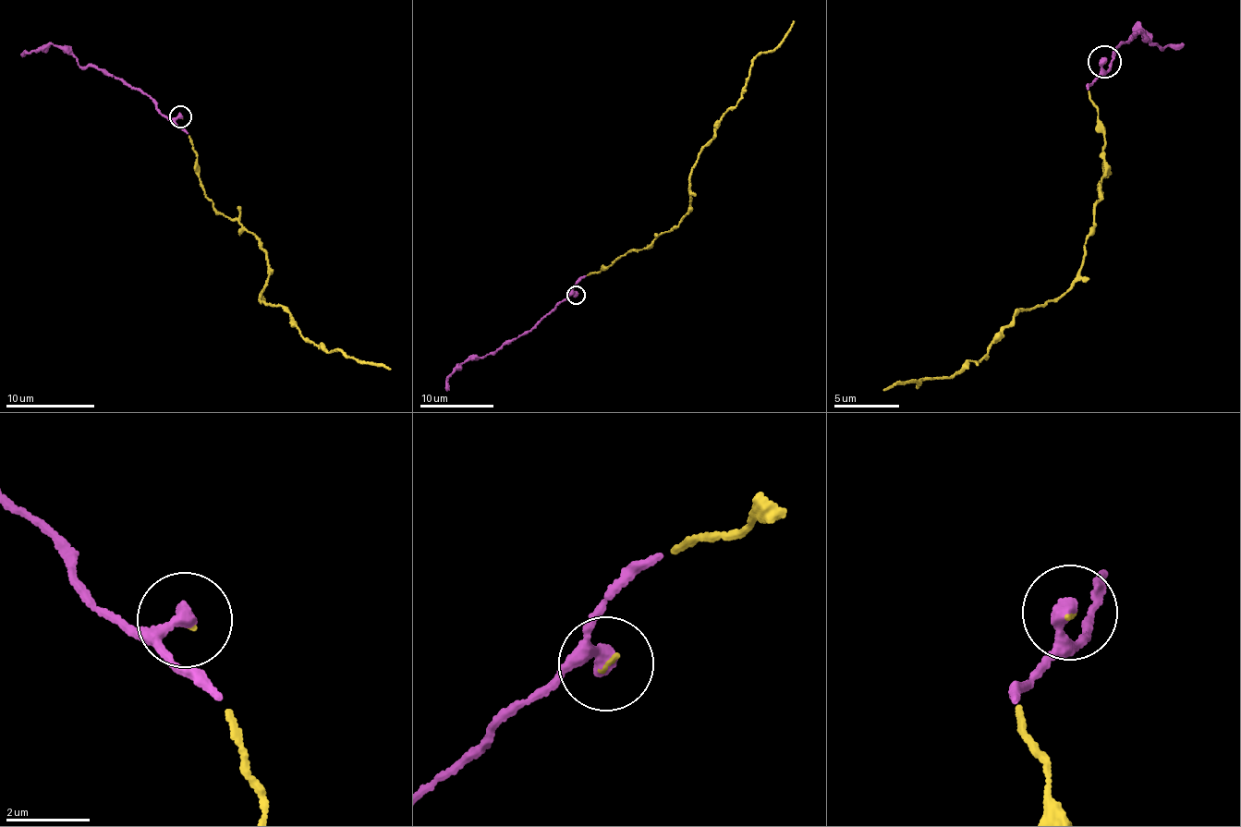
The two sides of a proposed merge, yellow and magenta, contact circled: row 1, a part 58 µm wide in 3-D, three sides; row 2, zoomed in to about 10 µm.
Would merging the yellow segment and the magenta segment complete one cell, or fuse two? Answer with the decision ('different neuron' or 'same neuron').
same neuron

